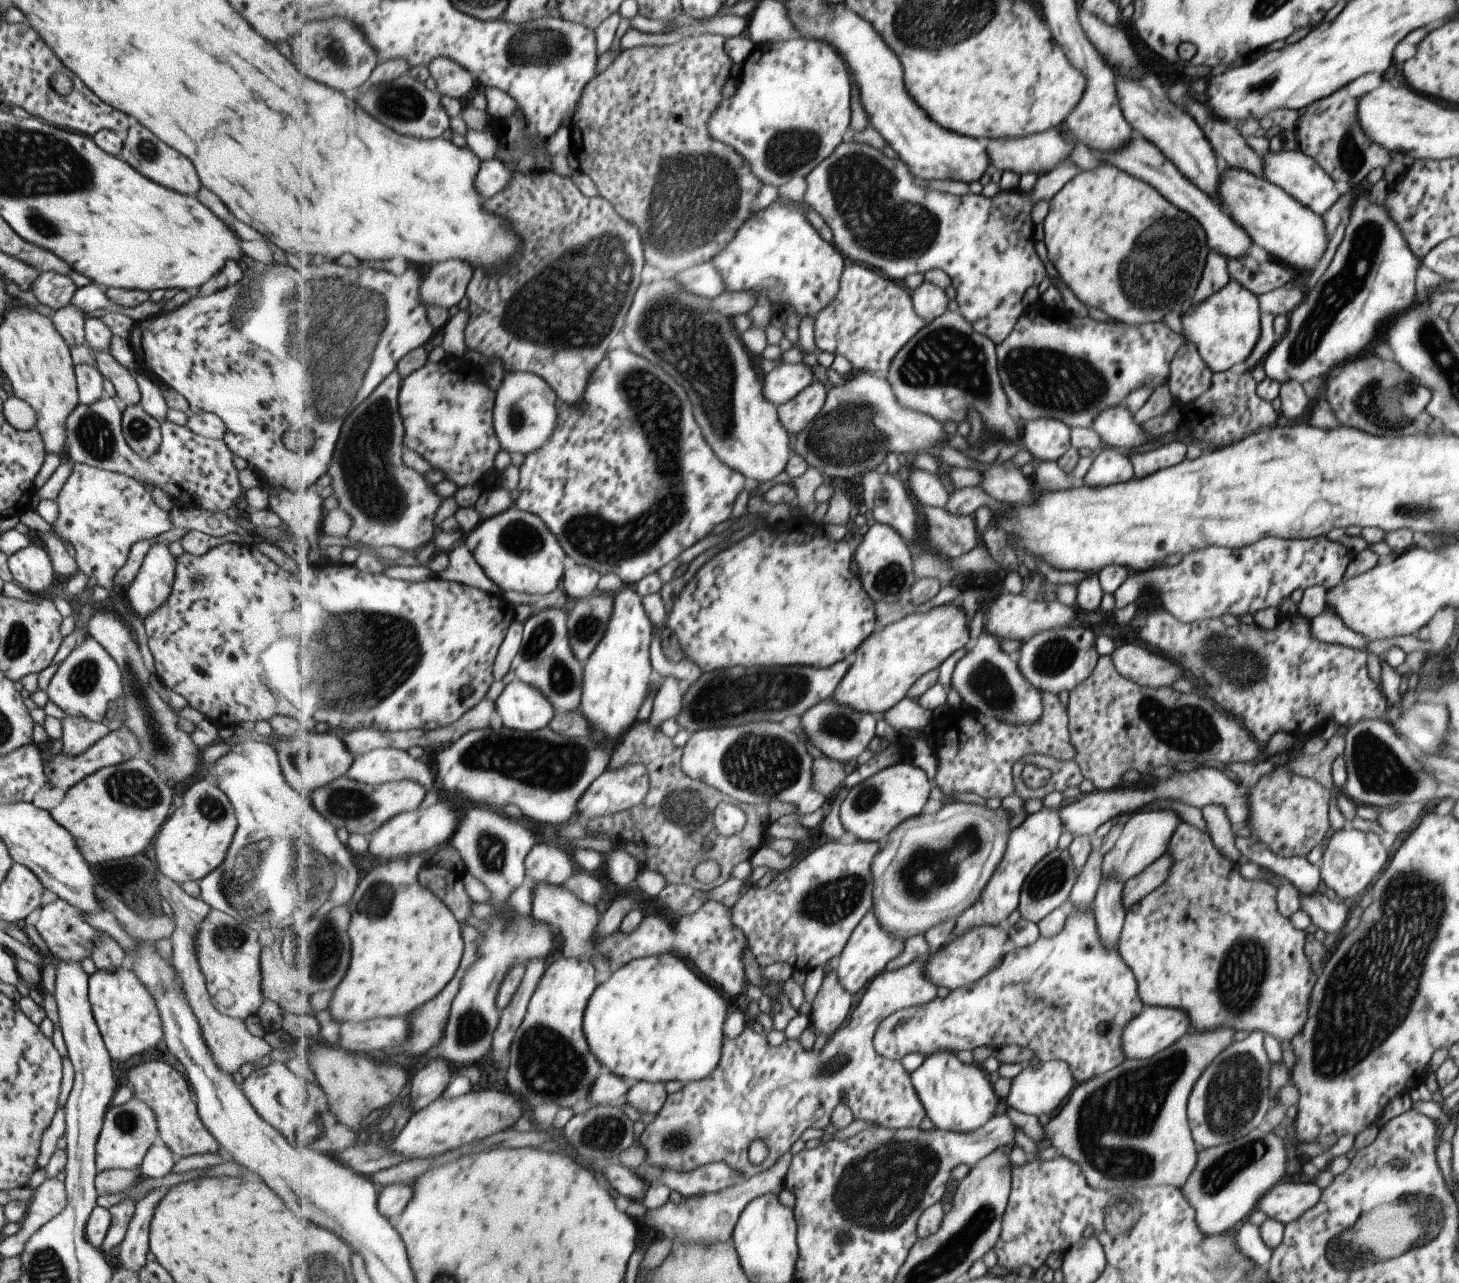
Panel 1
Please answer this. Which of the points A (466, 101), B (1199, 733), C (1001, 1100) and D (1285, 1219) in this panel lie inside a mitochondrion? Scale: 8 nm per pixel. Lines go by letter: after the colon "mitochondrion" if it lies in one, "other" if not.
A: other
B: mitochondrion
C: other
D: other

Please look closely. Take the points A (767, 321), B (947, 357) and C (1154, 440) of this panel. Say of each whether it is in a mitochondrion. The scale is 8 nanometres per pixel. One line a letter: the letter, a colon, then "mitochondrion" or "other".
A: other
B: mitochondrion
C: other

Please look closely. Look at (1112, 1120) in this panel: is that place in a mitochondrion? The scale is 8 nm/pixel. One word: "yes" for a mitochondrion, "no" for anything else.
yes

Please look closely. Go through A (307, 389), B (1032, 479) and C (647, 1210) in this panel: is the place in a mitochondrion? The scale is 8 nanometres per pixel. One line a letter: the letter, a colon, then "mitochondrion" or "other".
A: mitochondrion
B: other
C: other

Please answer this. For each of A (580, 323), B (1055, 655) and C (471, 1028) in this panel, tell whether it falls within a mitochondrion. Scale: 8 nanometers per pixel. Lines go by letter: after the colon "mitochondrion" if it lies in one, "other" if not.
A: mitochondrion
B: mitochondrion
C: mitochondrion

